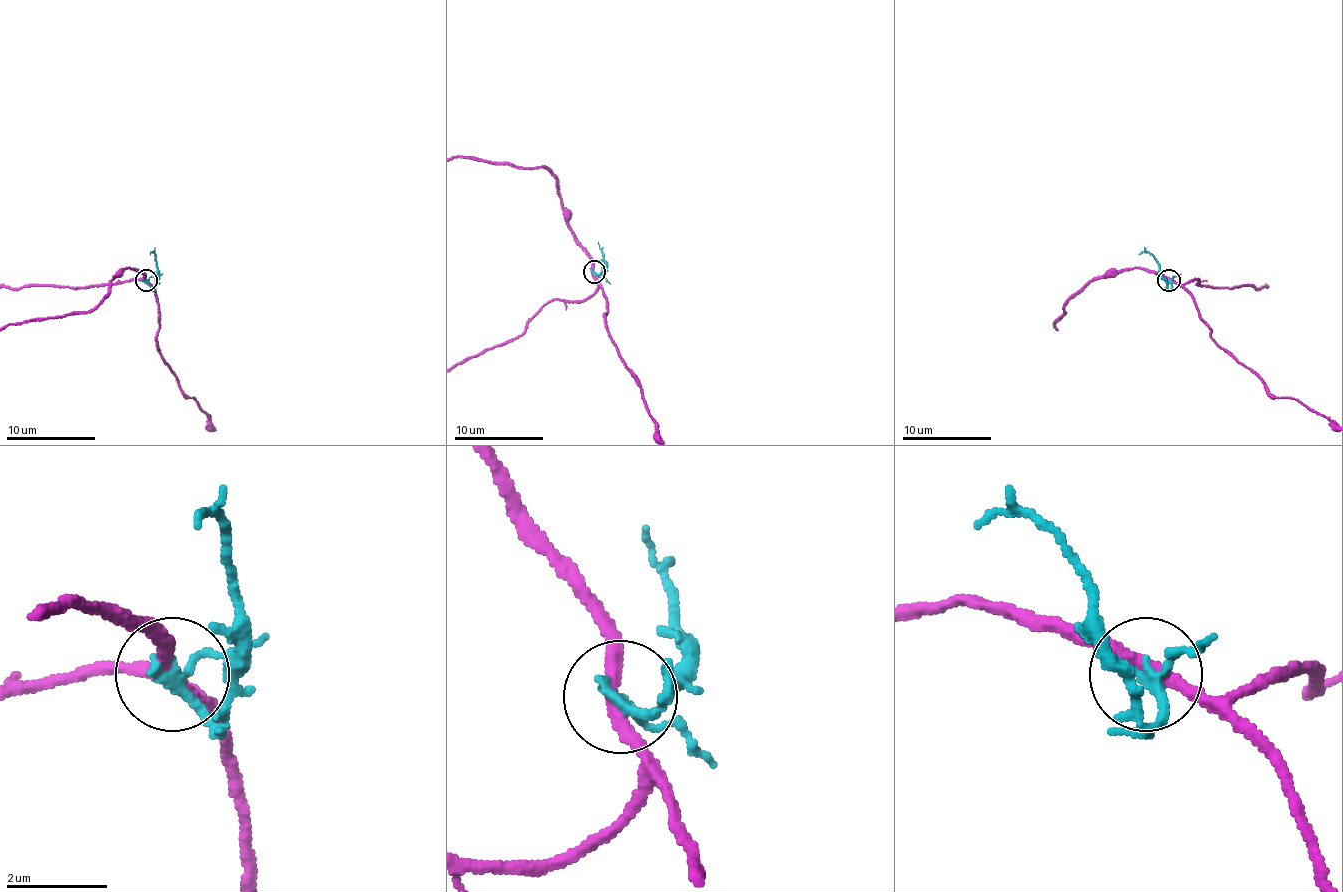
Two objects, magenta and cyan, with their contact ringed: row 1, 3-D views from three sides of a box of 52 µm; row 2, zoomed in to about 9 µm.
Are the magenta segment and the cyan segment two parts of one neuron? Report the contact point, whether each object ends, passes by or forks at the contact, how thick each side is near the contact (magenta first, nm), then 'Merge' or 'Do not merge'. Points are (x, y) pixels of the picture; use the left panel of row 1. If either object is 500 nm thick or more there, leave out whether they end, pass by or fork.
Place: (146, 280). At the ring magenta passes by. At the ring cyan passes by. Thickness 280 nm (magenta) against 180 nm. Do not merge

